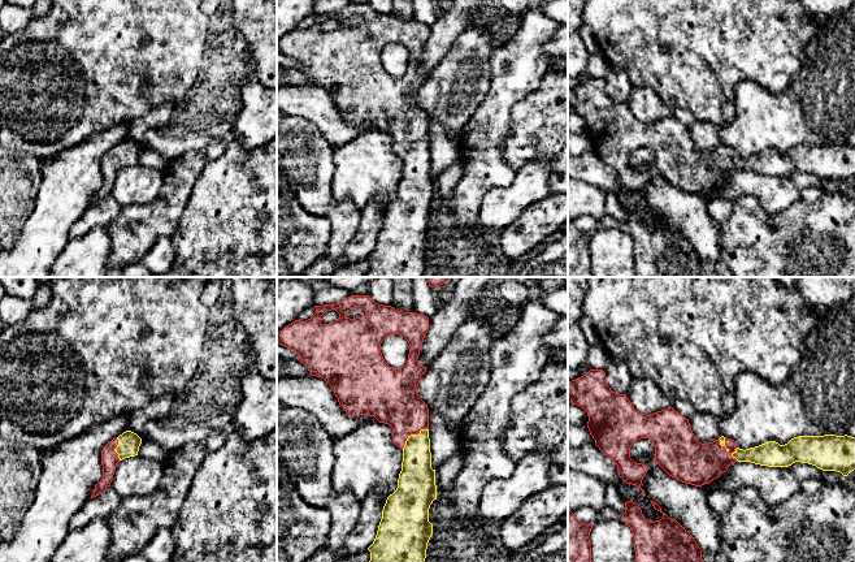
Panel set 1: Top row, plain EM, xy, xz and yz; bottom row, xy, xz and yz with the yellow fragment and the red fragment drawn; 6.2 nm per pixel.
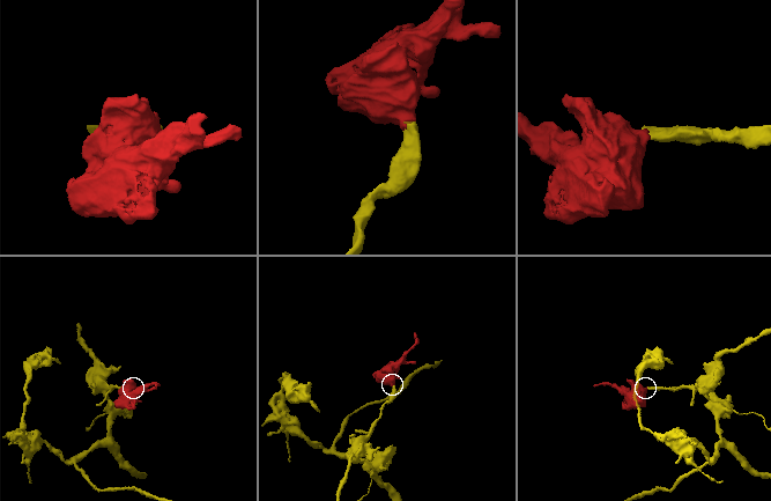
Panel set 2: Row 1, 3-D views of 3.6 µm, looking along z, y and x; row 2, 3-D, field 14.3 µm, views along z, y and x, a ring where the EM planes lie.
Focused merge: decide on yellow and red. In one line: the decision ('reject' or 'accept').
accept

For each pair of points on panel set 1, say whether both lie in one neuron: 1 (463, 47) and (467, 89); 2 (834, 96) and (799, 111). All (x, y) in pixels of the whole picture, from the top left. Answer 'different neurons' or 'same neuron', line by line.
1: same neuron
2: same neuron

